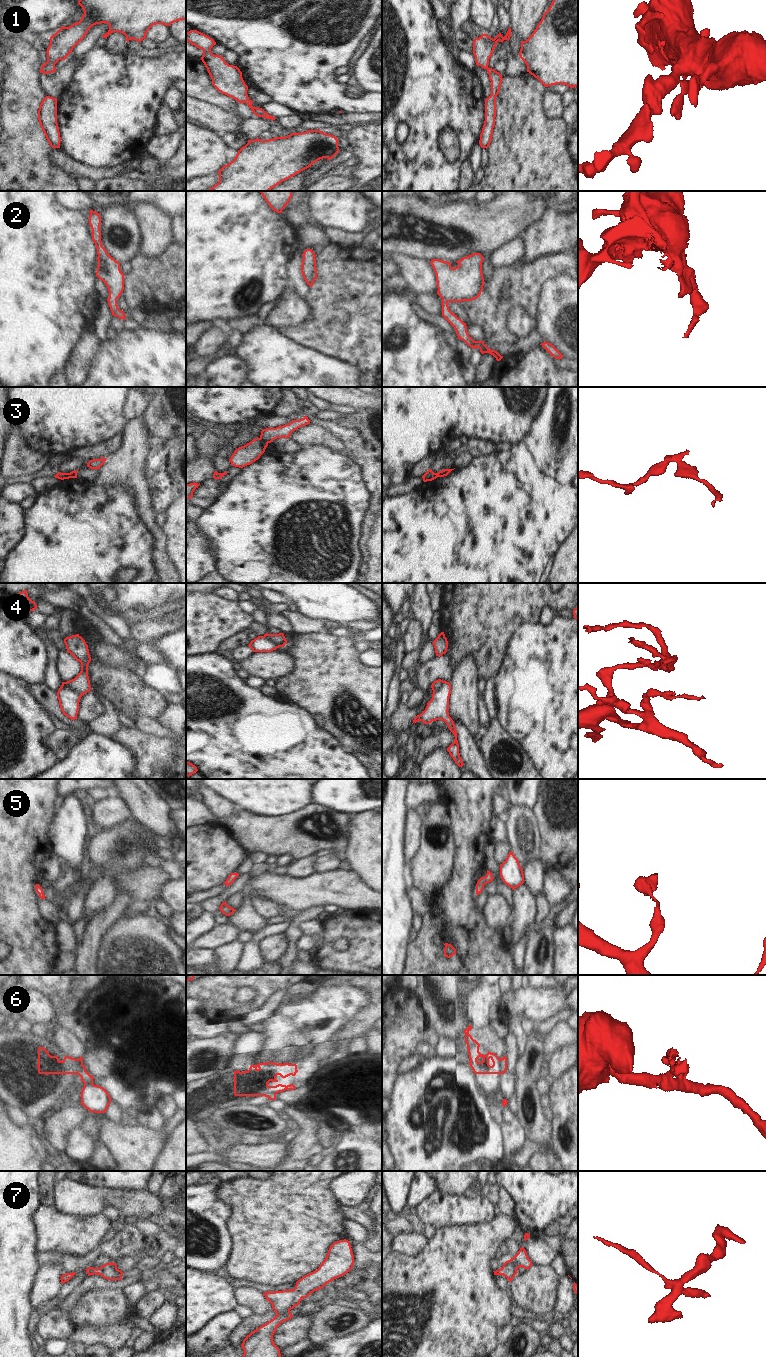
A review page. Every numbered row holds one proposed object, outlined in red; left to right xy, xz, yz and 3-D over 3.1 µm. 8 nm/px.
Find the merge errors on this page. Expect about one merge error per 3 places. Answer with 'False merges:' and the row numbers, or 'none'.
False merges: 3, 4, 6

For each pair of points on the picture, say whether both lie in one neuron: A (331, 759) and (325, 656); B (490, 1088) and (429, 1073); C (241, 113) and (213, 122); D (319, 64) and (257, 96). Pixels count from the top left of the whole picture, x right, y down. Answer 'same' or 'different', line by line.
A: different
B: different
C: same
D: different

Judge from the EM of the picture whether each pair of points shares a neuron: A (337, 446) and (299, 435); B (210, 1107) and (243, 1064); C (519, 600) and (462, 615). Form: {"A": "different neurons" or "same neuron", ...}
{"A": "same neuron", "B": "same neuron", "C": "same neuron"}

